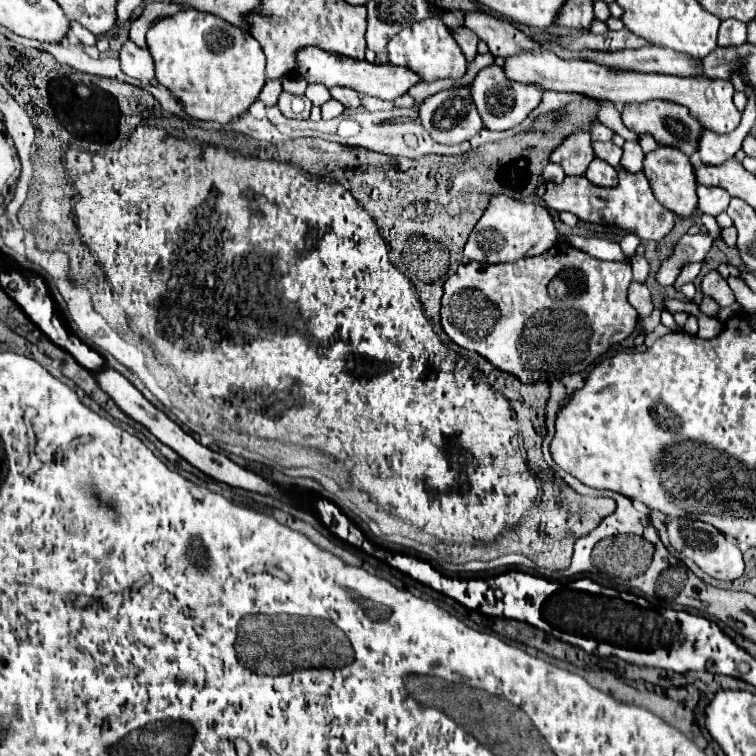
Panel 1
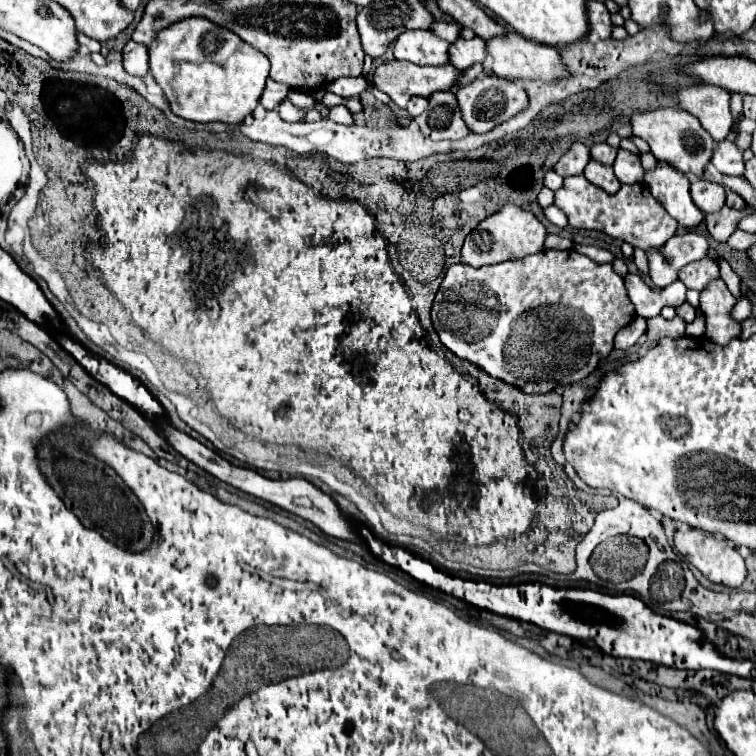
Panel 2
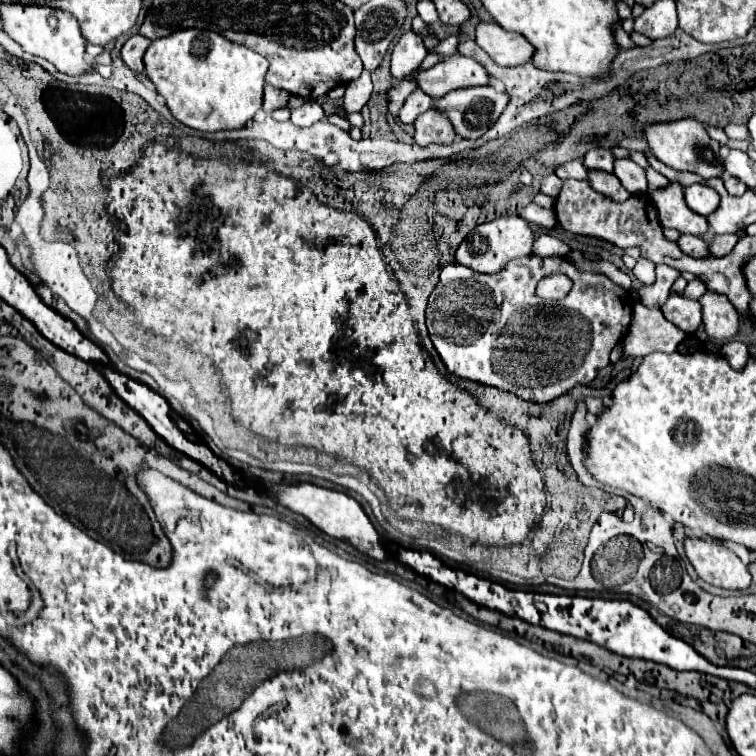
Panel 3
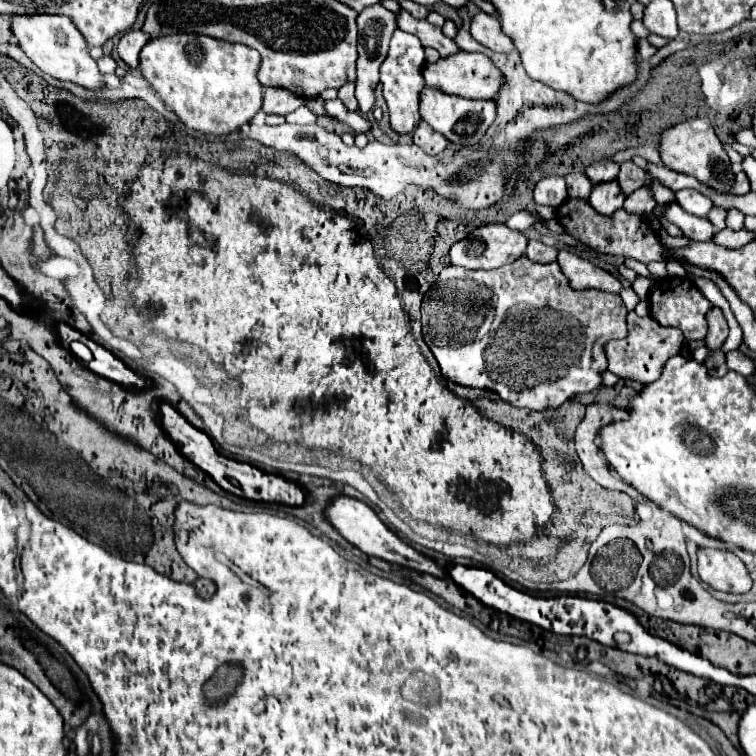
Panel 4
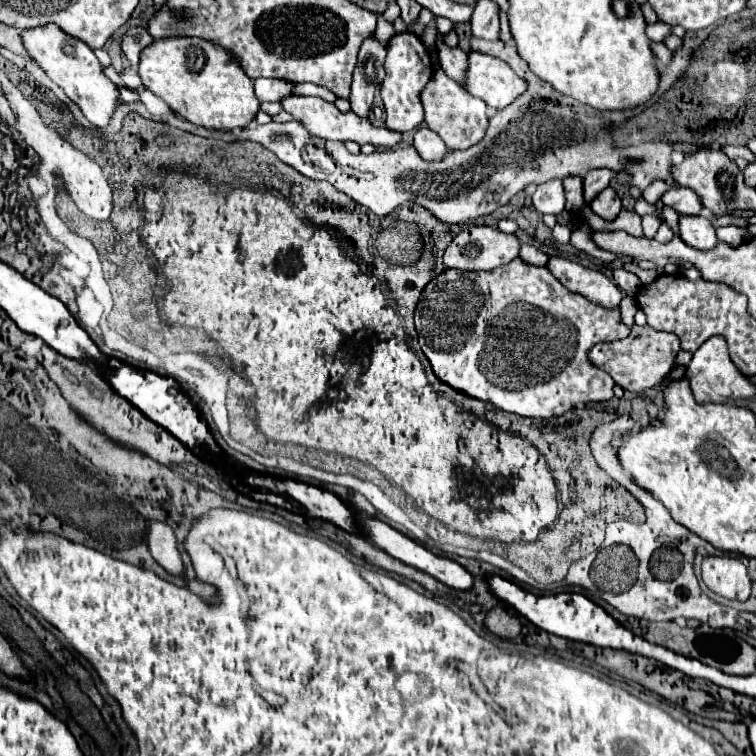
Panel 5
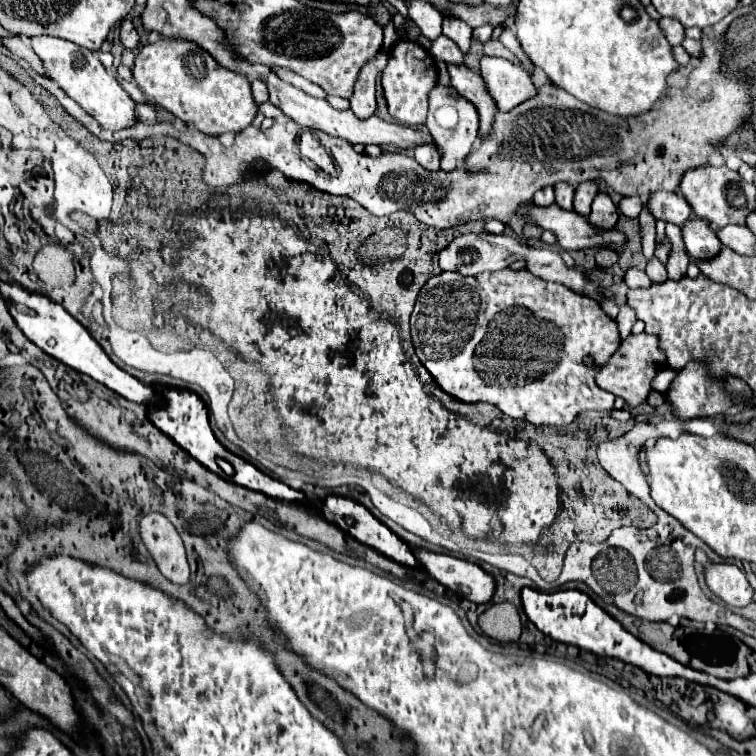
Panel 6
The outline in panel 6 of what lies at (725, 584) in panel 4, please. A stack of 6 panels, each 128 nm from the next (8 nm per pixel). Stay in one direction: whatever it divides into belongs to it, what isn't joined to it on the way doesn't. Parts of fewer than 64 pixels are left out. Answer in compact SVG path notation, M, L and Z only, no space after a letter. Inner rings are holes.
M708 564L704 570L708 588L728 606L746 606L752 602L752 586L736 564Z

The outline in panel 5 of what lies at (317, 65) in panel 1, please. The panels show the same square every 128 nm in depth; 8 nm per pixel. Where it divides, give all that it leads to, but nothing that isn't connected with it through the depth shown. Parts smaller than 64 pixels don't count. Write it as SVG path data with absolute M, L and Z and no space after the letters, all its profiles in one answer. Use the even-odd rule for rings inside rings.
M480 52L468 54L468 70L462 86L496 110L508 106L526 90L526 82L506 62Z

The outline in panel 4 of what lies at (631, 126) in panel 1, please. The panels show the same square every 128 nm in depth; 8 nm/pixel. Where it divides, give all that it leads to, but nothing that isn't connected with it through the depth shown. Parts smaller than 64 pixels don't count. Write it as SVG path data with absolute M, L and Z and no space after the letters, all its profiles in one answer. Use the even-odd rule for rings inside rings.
M690 118L682 124L676 124L672 128L662 130L660 142L658 142L658 152L662 158L662 164L668 166L674 172L684 172L700 182L716 188L718 192L730 192L734 172L732 172L732 162L728 154L722 148L722 142L714 134L714 128L708 118Z

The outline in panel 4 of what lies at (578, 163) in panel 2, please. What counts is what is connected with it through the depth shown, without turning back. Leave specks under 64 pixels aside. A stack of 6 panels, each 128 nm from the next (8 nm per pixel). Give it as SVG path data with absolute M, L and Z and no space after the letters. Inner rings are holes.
M572 172L564 176L568 184L568 196L570 198L588 198L592 192L592 182L584 172Z

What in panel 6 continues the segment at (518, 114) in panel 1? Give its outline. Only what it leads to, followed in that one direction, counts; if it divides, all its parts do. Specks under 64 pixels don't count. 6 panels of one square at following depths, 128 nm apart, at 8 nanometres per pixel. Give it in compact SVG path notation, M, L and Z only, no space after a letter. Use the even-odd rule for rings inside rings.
M436 84L436 88L430 92L428 100L430 100L430 108L428 108L426 128L428 128L430 136L436 140L436 144L440 146L440 152L442 152L440 168L450 172L468 156L472 144L478 140L478 112L470 104L470 100L460 96L452 86Z

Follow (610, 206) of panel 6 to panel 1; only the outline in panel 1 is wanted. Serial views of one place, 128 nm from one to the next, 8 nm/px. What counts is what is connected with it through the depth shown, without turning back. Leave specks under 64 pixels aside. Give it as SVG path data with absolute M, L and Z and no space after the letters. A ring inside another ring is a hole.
M594 158L584 174L592 184L596 186L616 186L618 184L618 172L610 164L604 164L600 158Z

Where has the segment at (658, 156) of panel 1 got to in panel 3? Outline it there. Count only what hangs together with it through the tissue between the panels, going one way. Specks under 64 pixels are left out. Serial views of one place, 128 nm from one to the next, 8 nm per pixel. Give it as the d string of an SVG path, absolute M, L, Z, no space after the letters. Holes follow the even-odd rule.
M670 182L664 188L648 190L652 204L658 210L658 220L664 228L676 228L682 234L702 236L708 230L704 216L692 212L684 200L684 186Z

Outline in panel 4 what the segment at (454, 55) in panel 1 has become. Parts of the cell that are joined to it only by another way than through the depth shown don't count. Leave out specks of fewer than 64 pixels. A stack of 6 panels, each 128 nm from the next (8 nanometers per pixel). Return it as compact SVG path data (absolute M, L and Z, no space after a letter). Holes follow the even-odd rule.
M396 30L390 42L388 56L380 68L380 82L384 84L384 98L390 110L390 124L398 134L412 132L420 122L418 96L420 96L420 90L424 88L422 68L424 68L424 46L420 44L420 40L412 34Z

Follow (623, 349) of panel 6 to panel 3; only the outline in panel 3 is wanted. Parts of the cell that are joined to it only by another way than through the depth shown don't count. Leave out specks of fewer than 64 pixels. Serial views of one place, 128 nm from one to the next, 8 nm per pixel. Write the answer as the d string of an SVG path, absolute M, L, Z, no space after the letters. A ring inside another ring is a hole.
M634 304L632 324L624 338L626 356L646 356L650 352L674 352L684 340L684 332L672 324L658 308Z

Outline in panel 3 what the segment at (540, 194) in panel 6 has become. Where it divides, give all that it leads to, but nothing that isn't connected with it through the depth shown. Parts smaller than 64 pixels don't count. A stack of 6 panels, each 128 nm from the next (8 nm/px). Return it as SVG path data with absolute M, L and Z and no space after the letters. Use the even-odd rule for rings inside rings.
M550 174L550 176L546 176L546 178L544 178L540 192L544 192L544 194L548 194L548 196L554 196L554 198L556 198L556 196L560 194L560 188L562 188L562 180L560 180L556 174Z

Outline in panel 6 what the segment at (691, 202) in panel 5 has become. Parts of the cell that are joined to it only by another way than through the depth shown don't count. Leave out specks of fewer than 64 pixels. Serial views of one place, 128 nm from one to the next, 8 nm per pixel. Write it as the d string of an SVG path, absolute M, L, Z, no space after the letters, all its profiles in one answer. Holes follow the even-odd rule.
M666 190L654 192L648 200L648 208L656 220L674 222L678 226L682 226L692 216L692 206L688 204L688 200L682 194Z

